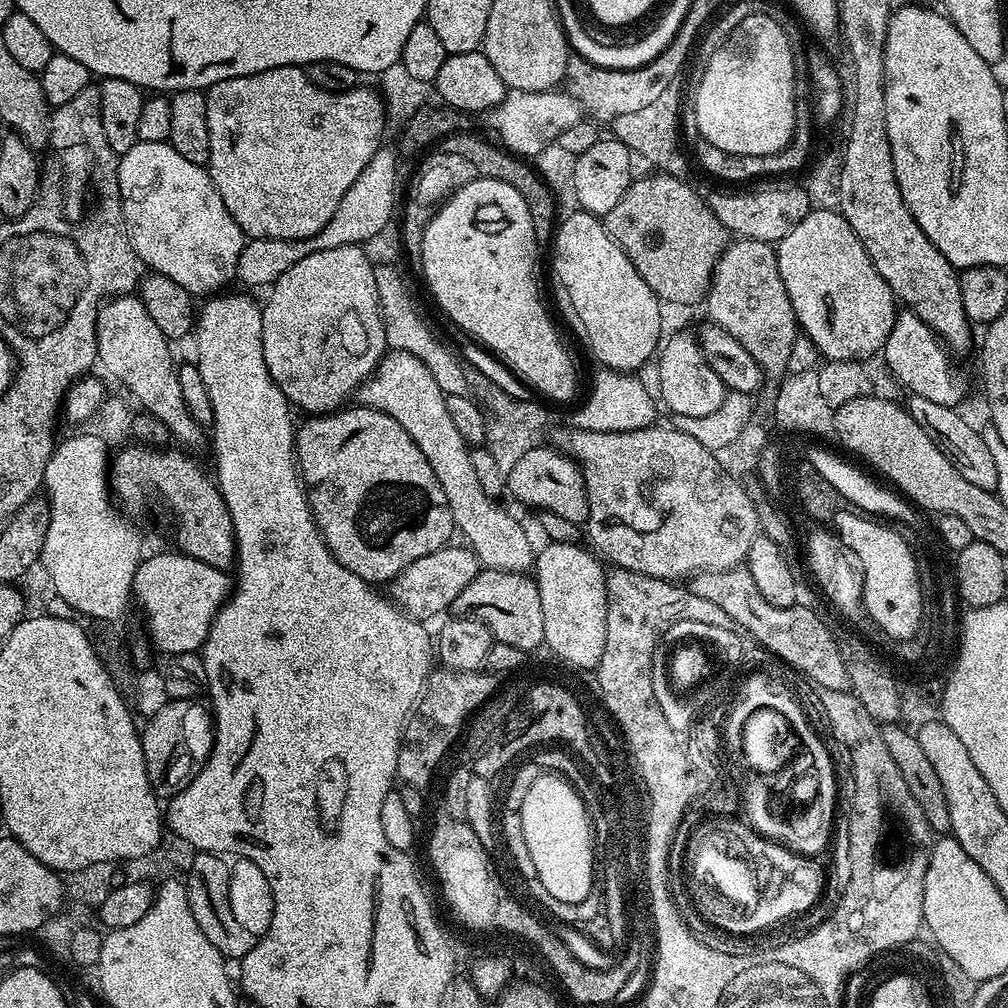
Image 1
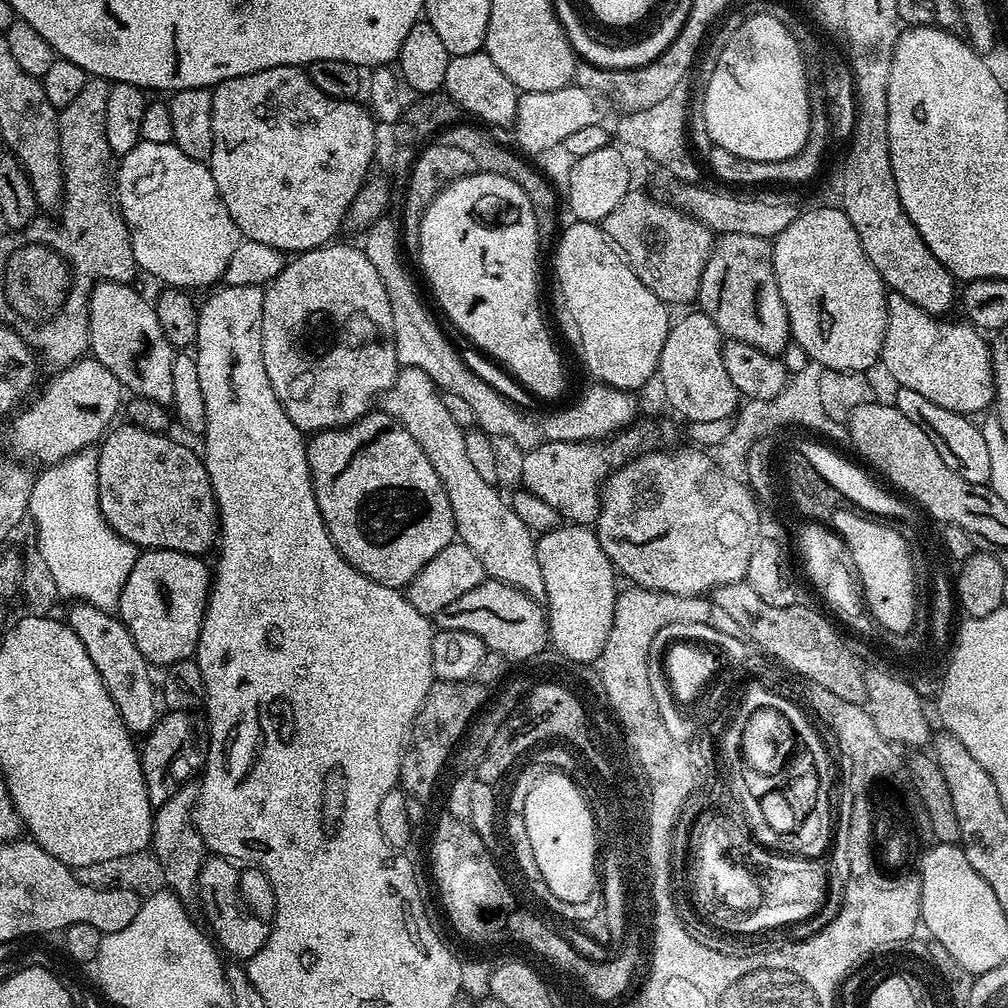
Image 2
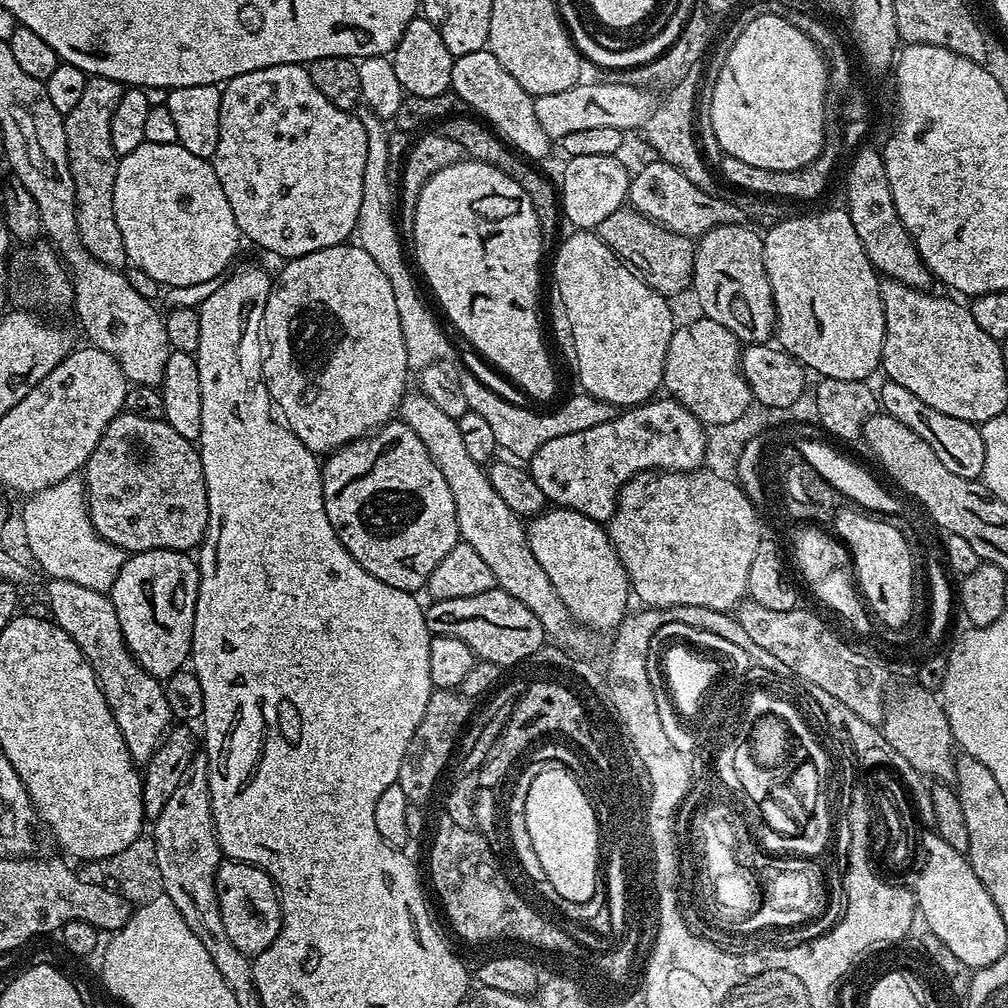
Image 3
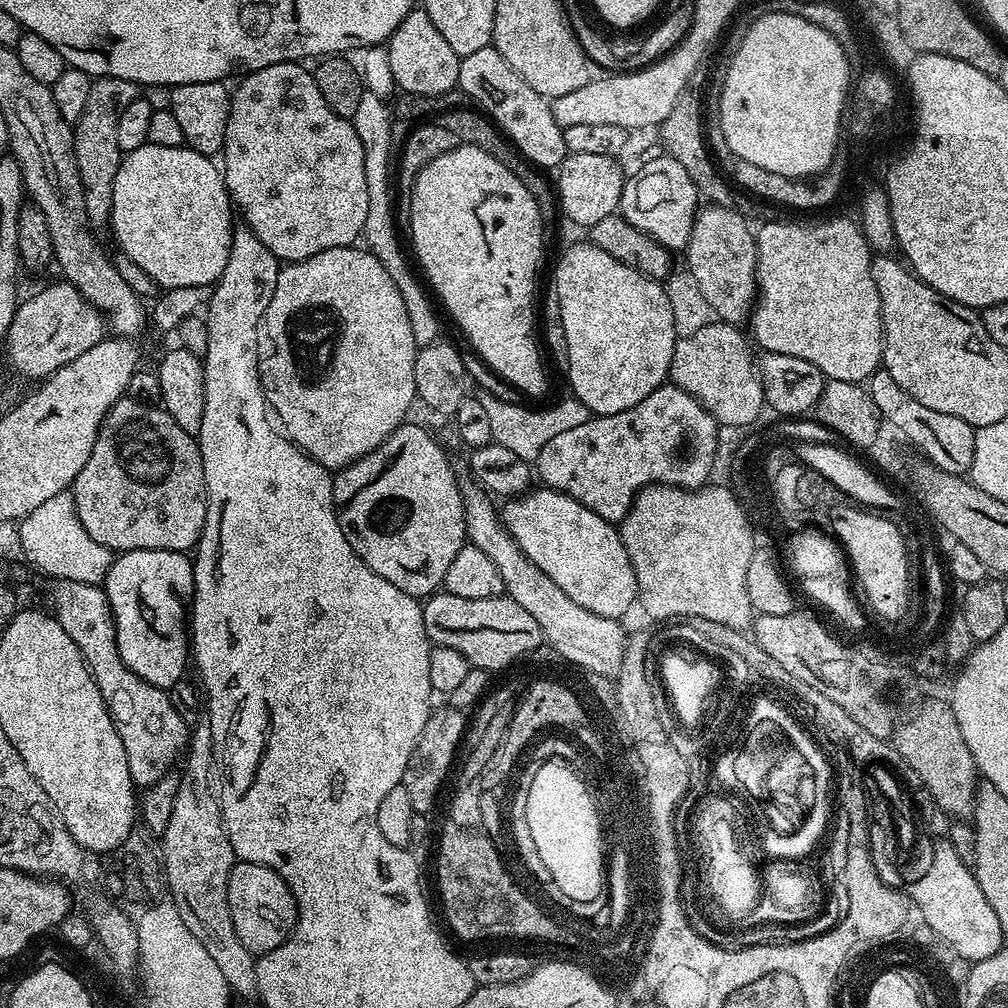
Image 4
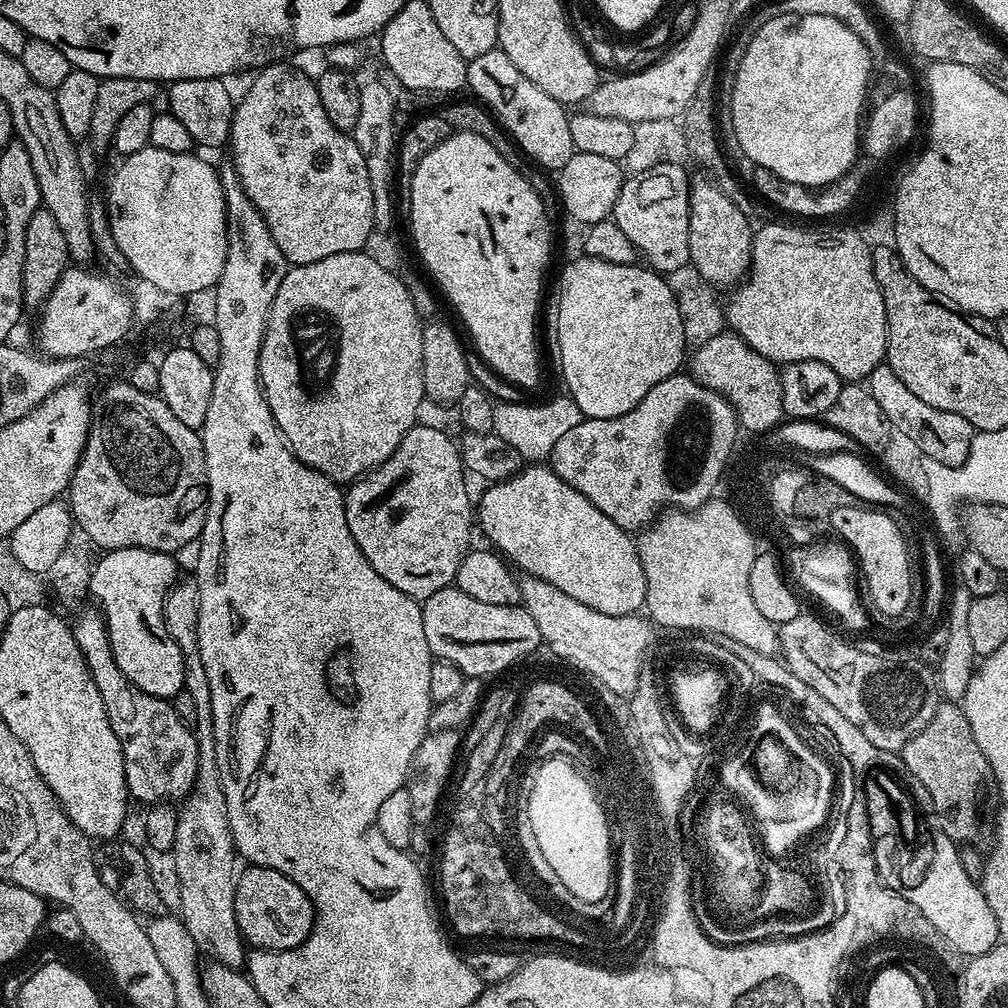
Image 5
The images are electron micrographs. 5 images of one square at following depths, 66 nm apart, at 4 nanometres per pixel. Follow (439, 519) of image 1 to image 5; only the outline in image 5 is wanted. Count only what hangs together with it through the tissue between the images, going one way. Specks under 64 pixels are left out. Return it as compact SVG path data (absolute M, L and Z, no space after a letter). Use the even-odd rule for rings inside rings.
M418 422L405 434L402 442L398 442L398 450L394 450L386 462L352 481L344 492L346 526L350 526L354 542L358 542L358 550L366 554L370 566L374 566L390 586L398 586L402 594L412 596L417 602L449 587L455 581L458 566L462 566L462 558L470 550L468 543L472 540L472 528L474 532L474 496L468 493L467 479L457 441L432 424Z

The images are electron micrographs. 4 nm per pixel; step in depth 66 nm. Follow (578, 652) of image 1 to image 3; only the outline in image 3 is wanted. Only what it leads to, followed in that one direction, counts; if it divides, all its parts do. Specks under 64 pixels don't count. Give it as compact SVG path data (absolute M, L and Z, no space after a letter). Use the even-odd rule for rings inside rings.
M552 506L539 516L531 517L526 531L538 566L542 566L546 578L554 582L554 590L558 590L577 625L588 630L597 628L600 632L616 630L629 611L630 585L607 527L599 520L586 518L586 514Z

